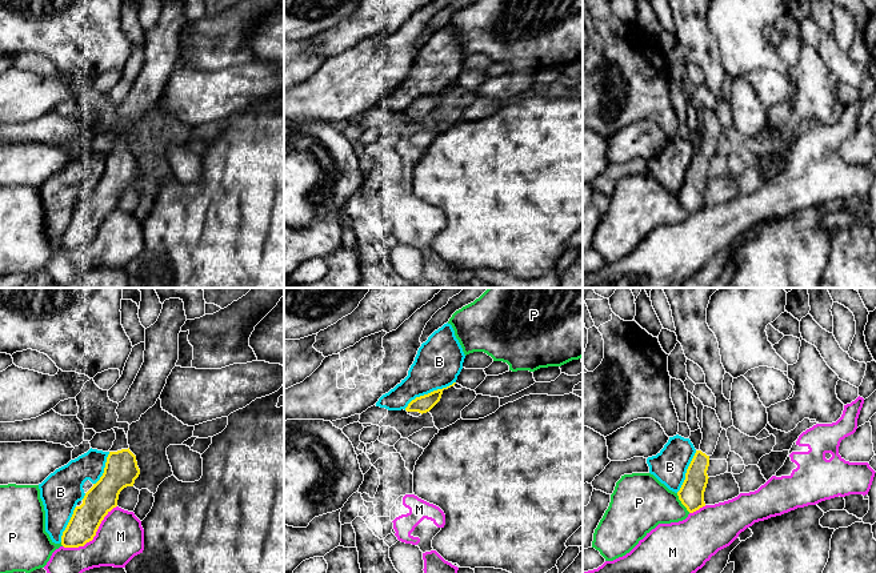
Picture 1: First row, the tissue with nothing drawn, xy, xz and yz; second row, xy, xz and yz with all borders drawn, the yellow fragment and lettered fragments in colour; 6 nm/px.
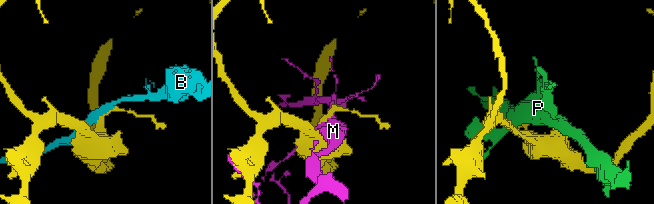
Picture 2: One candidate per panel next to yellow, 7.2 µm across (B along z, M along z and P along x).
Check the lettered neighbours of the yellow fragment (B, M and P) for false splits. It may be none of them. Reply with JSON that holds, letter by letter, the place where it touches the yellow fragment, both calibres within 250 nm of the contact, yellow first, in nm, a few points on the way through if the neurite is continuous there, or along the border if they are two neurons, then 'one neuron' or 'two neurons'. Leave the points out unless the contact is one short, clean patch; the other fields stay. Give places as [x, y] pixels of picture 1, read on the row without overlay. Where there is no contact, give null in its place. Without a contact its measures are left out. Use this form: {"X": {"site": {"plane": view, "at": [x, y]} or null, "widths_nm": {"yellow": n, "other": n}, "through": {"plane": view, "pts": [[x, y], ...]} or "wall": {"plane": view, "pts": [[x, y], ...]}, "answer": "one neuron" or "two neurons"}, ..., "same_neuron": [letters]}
{"B": {"site": {"plane": "xz", "at": [428, 95]}, "widths_nm": {"yellow": 110, "other": 280}, "answer": "two neurons"}, "M": {"site": {"plane": "xy", "at": [94, 237]}, "widths_nm": {"yellow": 180, "other": 280}, "answer": "two neurons"}, "P": {"site": {"plane": "yz", "at": [682, 204]}, "widths_nm": {"yellow": 150, "other": 340}, "answer": "two neurons"}, "same_neuron": []}

